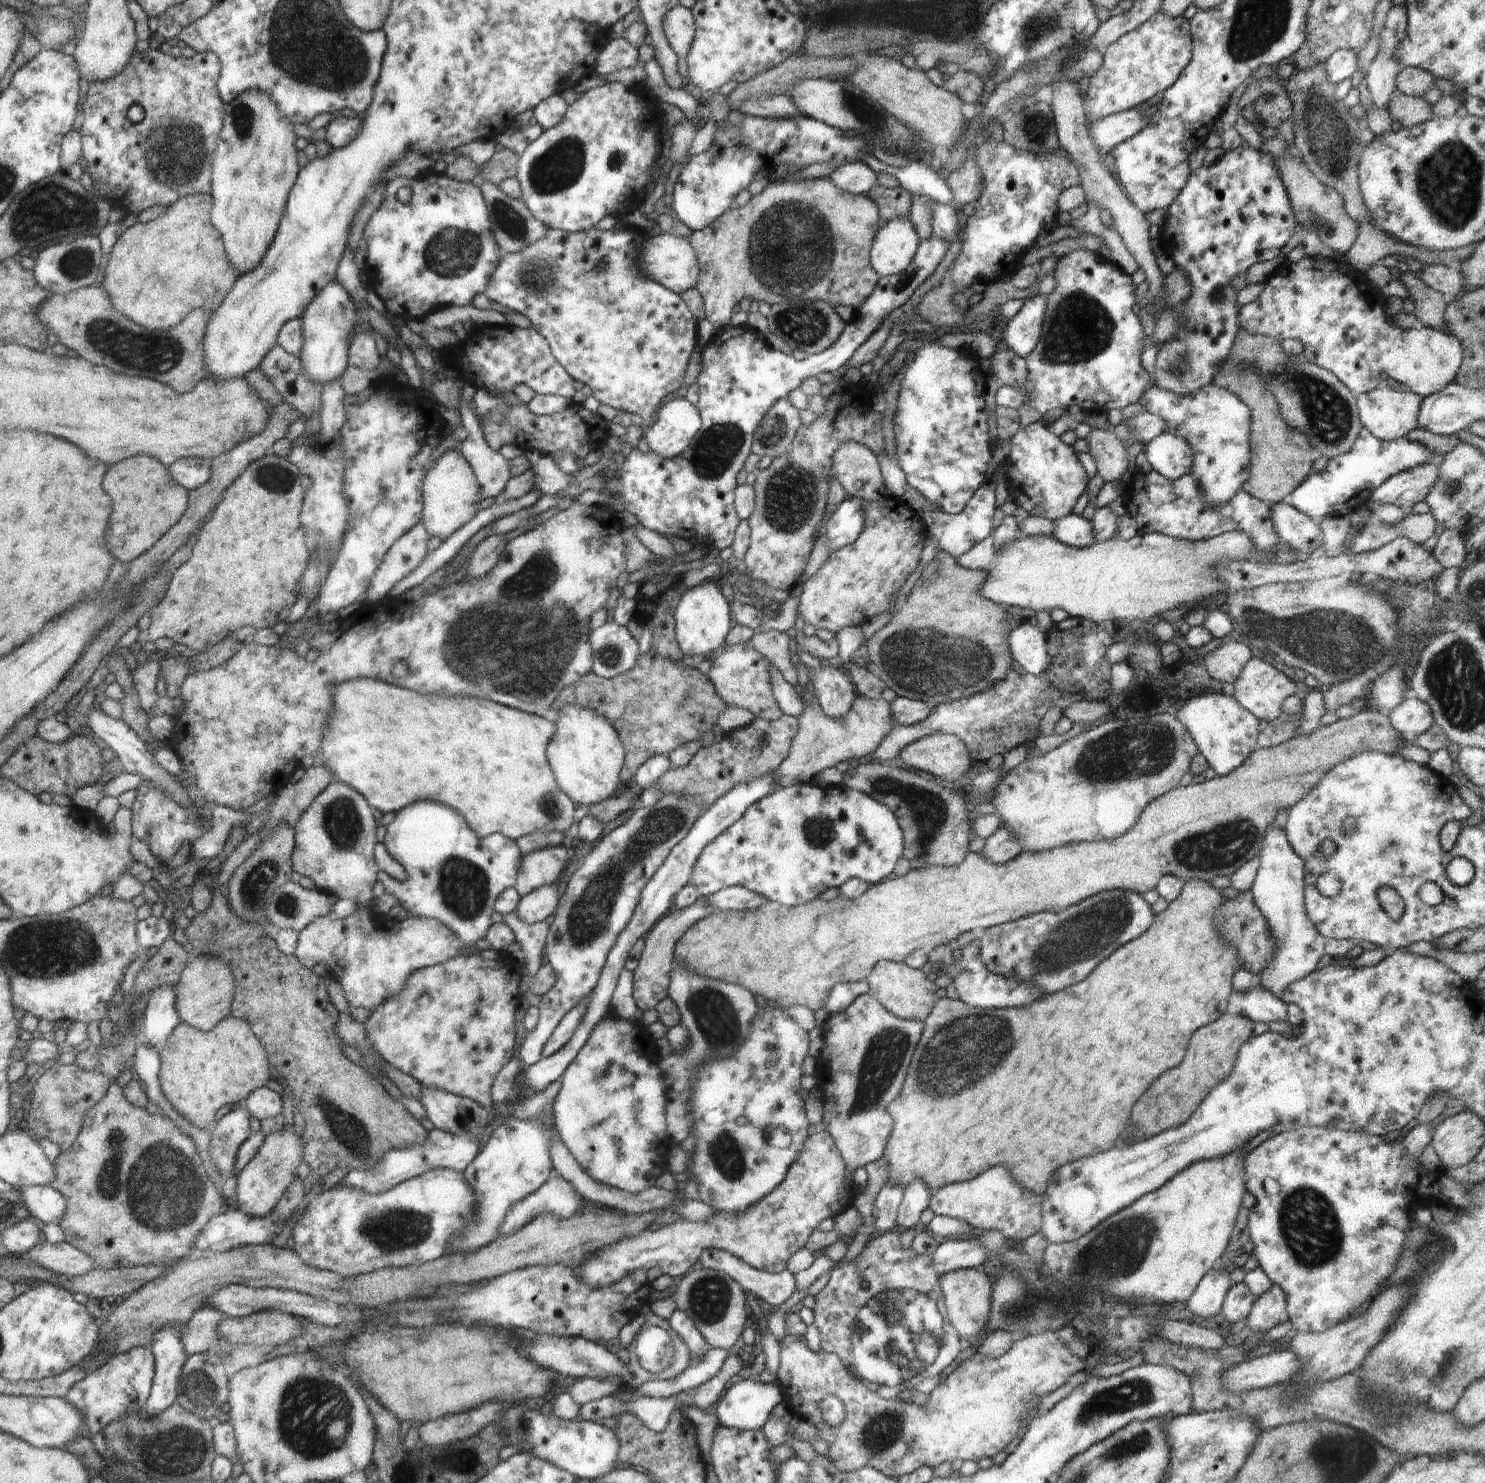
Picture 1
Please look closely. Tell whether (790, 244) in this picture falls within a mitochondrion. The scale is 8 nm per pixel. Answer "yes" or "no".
yes

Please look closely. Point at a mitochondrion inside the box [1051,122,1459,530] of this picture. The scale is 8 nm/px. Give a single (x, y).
(1328, 415)

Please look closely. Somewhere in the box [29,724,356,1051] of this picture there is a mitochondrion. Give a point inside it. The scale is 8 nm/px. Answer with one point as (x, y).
(261, 877)

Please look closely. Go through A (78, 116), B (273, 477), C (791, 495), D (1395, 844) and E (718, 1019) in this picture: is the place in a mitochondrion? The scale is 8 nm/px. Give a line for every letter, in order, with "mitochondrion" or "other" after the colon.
A: other
B: mitochondrion
C: mitochondrion
D: mitochondrion
E: mitochondrion

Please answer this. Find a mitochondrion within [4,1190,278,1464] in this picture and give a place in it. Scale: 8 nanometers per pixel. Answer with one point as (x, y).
(200, 1391)

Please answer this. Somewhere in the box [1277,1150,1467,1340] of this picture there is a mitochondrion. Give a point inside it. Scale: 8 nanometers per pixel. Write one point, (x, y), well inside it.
(1433, 1244)

